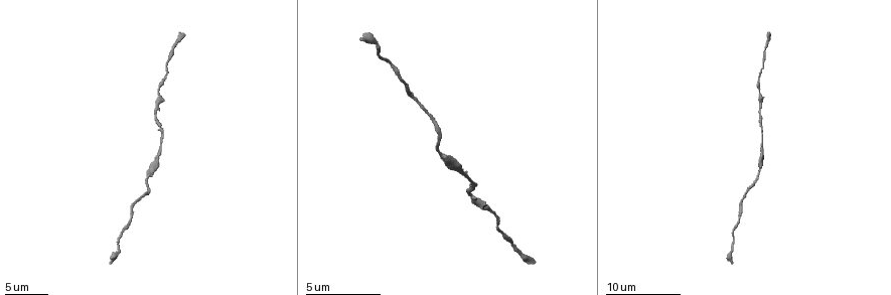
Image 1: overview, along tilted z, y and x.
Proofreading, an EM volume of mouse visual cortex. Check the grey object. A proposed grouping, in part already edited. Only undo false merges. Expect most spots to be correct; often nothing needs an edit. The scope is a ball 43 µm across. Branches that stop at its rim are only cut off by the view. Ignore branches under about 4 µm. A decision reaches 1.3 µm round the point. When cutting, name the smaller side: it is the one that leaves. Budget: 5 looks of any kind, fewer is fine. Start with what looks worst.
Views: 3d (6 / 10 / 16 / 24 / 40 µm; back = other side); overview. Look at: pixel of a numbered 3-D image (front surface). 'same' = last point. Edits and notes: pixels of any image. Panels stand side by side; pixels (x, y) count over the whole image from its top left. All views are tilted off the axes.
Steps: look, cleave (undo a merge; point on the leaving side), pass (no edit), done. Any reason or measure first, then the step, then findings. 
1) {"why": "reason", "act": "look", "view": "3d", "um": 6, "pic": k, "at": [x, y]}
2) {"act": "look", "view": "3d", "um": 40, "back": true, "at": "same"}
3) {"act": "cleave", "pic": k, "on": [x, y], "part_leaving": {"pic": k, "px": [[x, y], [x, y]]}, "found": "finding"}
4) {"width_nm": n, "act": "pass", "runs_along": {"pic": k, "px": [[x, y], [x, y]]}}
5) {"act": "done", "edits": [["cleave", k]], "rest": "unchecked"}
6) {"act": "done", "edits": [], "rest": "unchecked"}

{"act": "look", "view": "3d", "um": 10, "pic": 1, "at": [155, 157]}

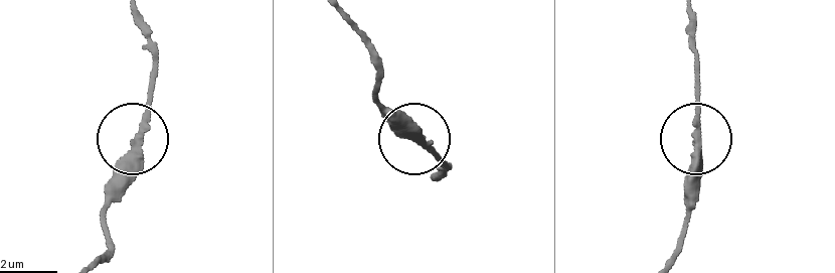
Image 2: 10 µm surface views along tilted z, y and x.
{"width_nm": 280, "act": "pass", "runs_along": {"pic": 2, "px": [[698, 137], [699, 67]]}, "found": "continuous, no second neuron"}

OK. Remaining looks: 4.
{"why": "thin neck", "act": "look", "view": "3d", "um": 16, "pic": 1, "at": [157, 112]}

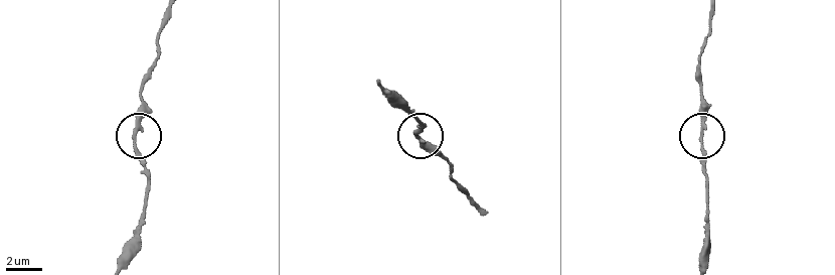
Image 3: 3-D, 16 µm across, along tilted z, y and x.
{"act": "pass", "runs_along": {"pic": 3, "px": [[709, 226], [700, 89]]}, "found": "all the same neuron"}

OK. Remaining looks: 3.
{"why": "calibre changes", "act": "look", "view": "3d", "um": 16, "pic": 1, "at": [756, 182]}

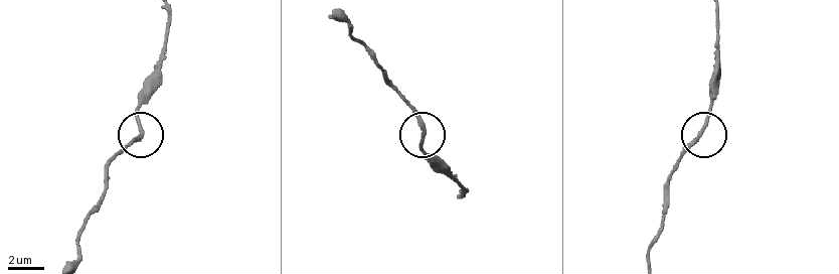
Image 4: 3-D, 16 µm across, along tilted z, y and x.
{"why": "other side", "act": "look", "view": "3d", "um": 16, "back": true, "pic": 4, "at": [139, 132]}

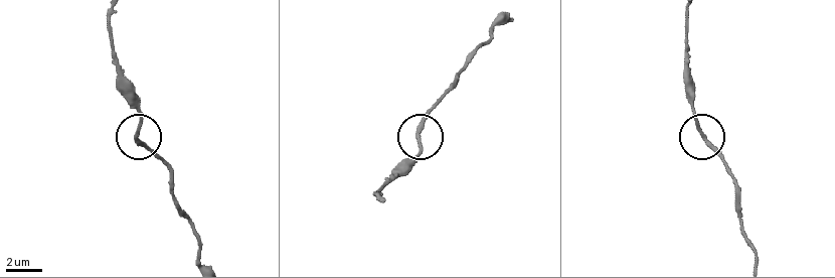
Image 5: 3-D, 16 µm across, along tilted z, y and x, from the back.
{"act": "pass", "runs_along": {"pic": 5, "px": [[684, 58], [695, 120], [735, 183]]}, "found": "all the same neuron"}

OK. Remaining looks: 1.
{"act": "done", "edits": [], "rest": "unchecked"}

